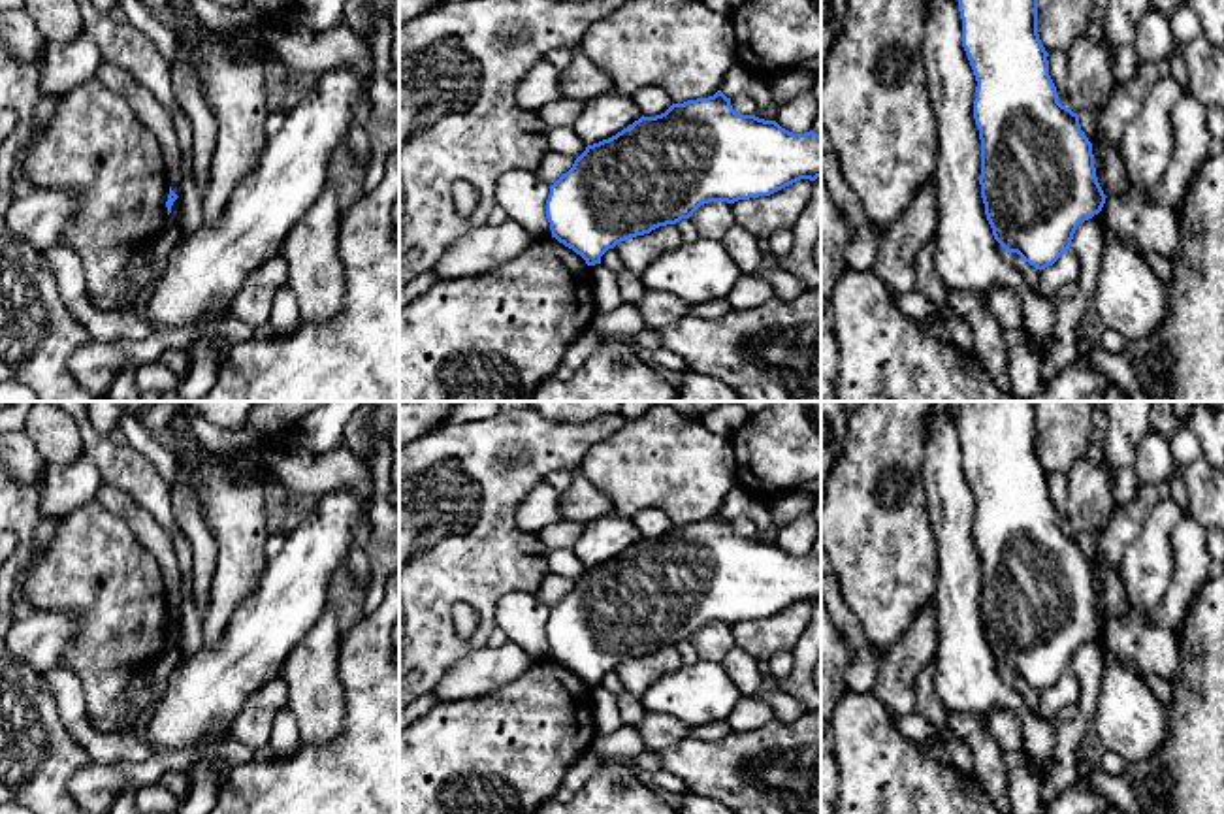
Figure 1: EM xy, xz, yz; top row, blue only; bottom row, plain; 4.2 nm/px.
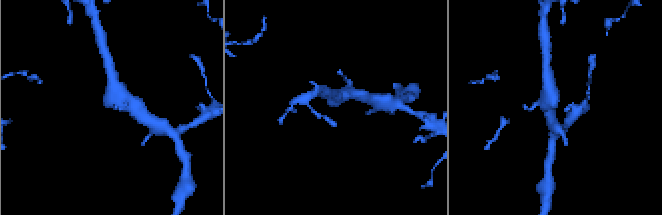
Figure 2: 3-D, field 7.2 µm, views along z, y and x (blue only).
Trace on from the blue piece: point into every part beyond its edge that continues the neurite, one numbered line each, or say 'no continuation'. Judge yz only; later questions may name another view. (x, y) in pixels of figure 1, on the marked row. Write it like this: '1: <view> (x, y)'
no continuation

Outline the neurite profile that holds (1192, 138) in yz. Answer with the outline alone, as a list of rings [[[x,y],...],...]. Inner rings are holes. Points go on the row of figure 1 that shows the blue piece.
[[[1184,92],[1173,107],[1175,153],[1160,183],[1151,190],[1156,204],[1175,209],[1188,194],[1200,168],[1213,155],[1209,107]]]

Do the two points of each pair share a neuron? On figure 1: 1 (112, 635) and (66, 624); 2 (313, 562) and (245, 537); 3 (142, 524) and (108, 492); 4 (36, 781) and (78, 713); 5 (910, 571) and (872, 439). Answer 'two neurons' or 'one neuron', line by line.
1: two neurons
2: two neurons
3: one neuron
4: two neurons
5: one neuron

